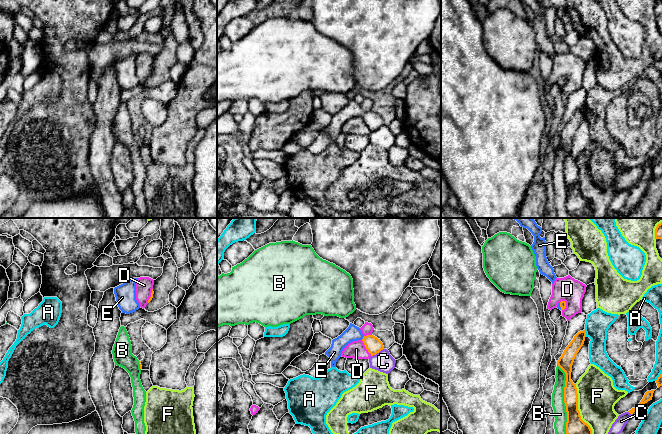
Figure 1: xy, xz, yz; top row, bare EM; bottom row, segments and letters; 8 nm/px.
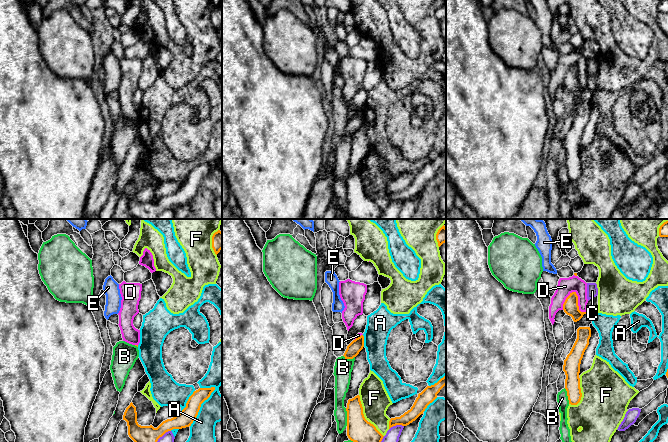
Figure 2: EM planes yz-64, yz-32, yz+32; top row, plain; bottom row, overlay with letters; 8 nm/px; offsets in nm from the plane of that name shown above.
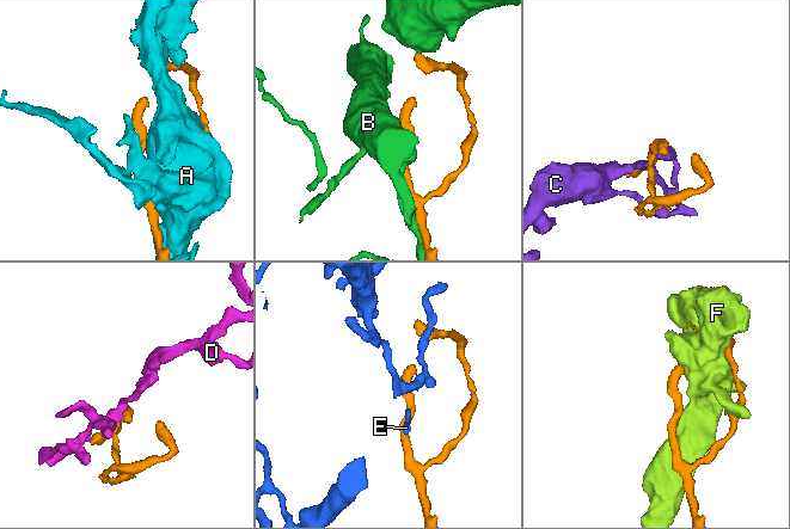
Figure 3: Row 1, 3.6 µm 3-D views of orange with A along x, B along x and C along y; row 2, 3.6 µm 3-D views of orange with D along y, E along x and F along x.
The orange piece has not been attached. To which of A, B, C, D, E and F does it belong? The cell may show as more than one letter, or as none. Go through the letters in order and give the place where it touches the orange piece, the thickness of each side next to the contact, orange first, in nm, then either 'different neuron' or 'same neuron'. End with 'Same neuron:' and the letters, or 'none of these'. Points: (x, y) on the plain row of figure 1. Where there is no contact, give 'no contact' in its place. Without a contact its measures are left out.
A: yz (585, 109) | 110/200 nm | different neuron
B: yz (565, 180) | 170/110 nm | different neuron
C: xz (377, 128) | 120/160 nm | different neuron
D: xz (366, 124) | 120/140 nm | different neuron
E: xz (363, 114) | 120/130 nm | same neuron
F: yz (579, 188) | 170/320 nm | different neuron
Same neuron: E

